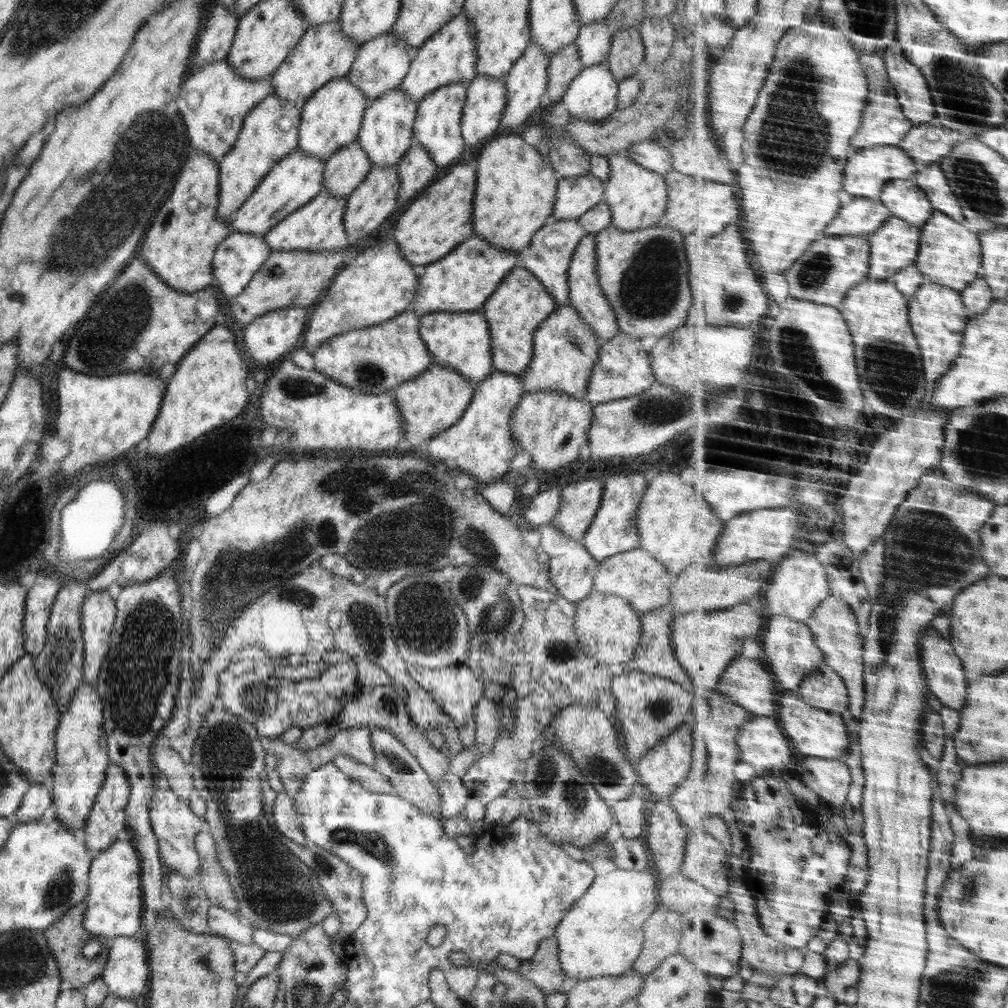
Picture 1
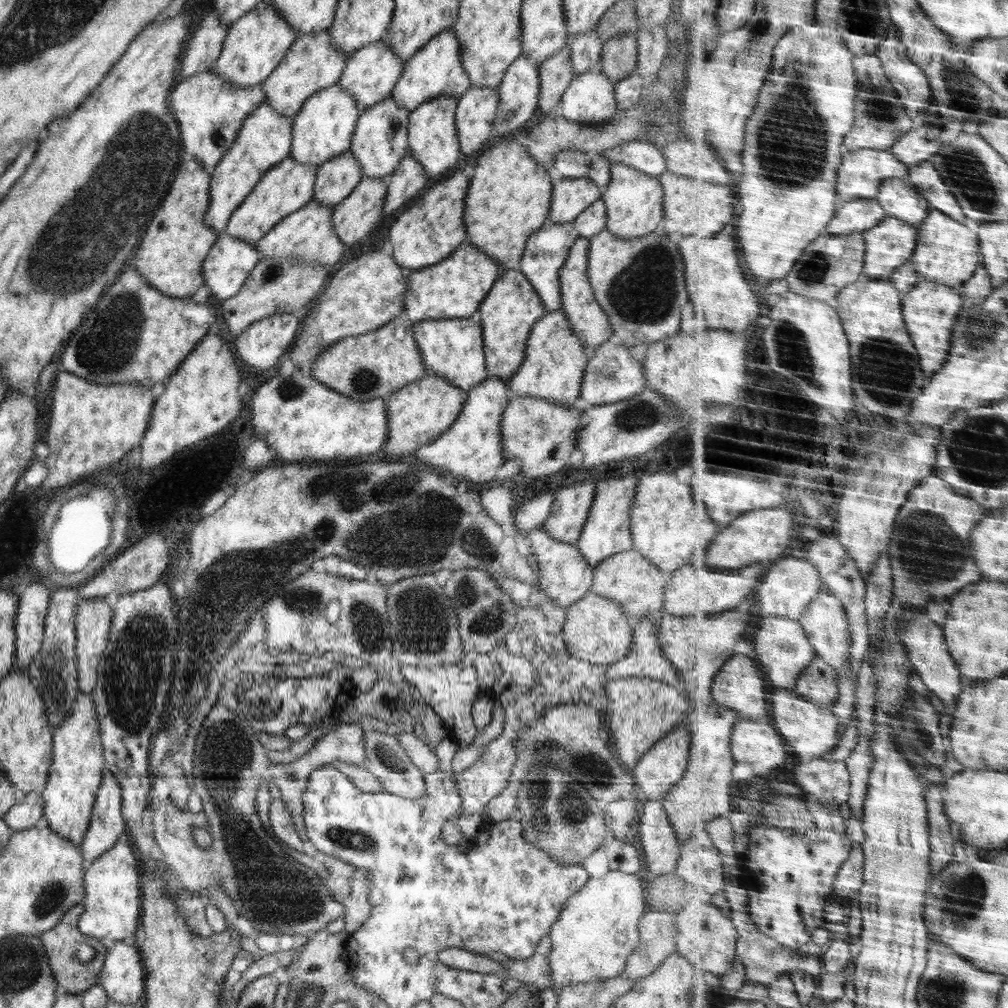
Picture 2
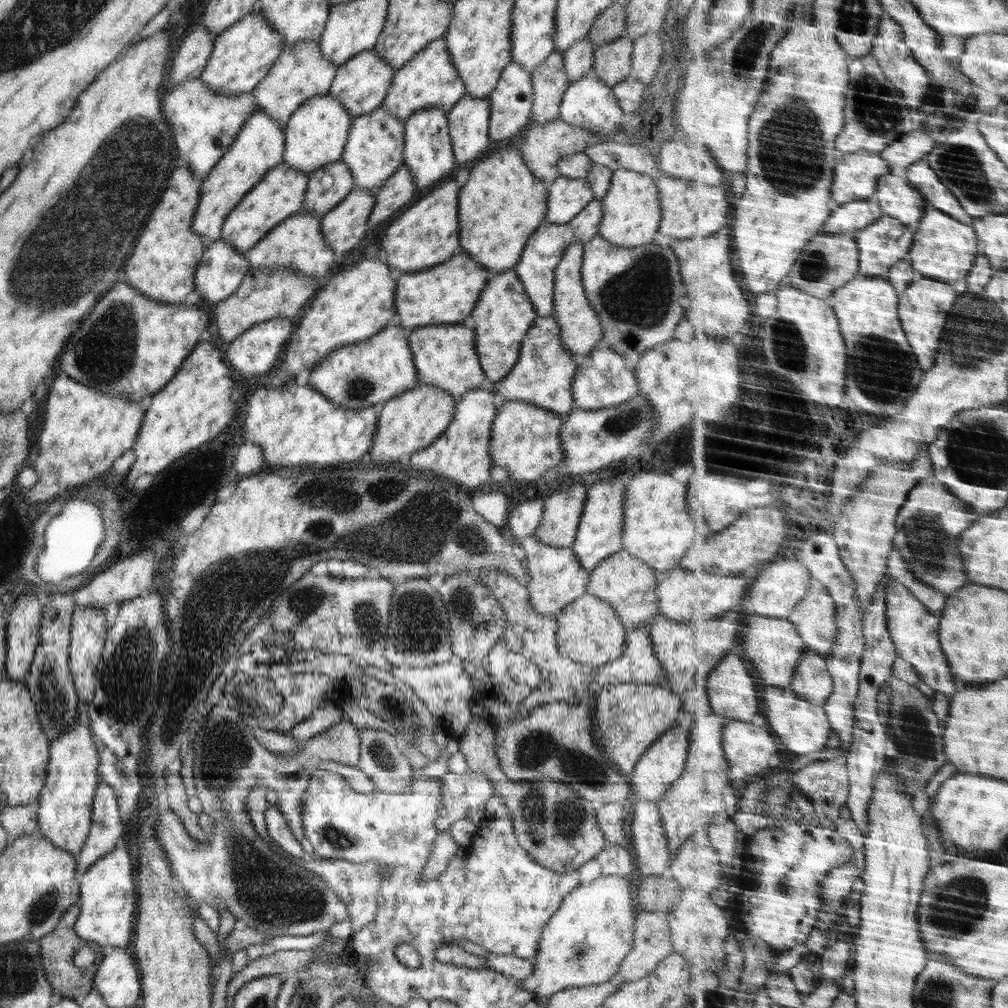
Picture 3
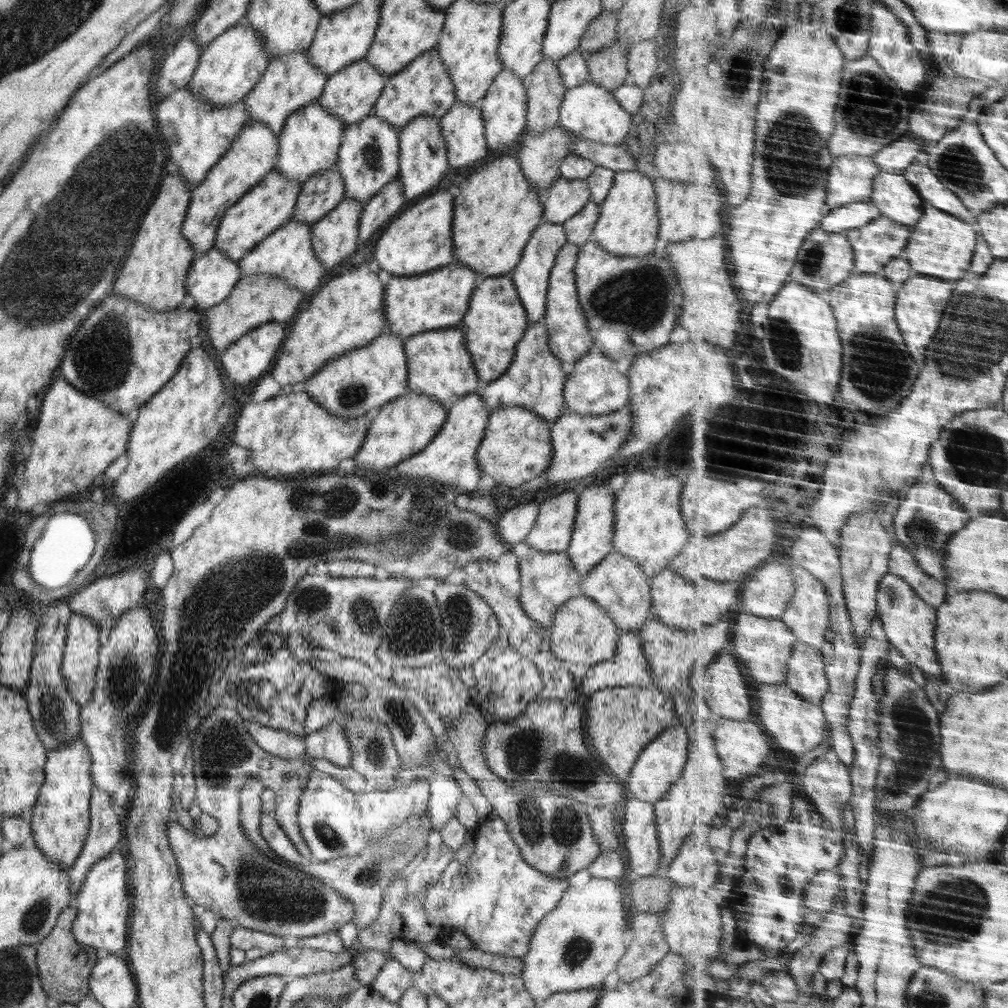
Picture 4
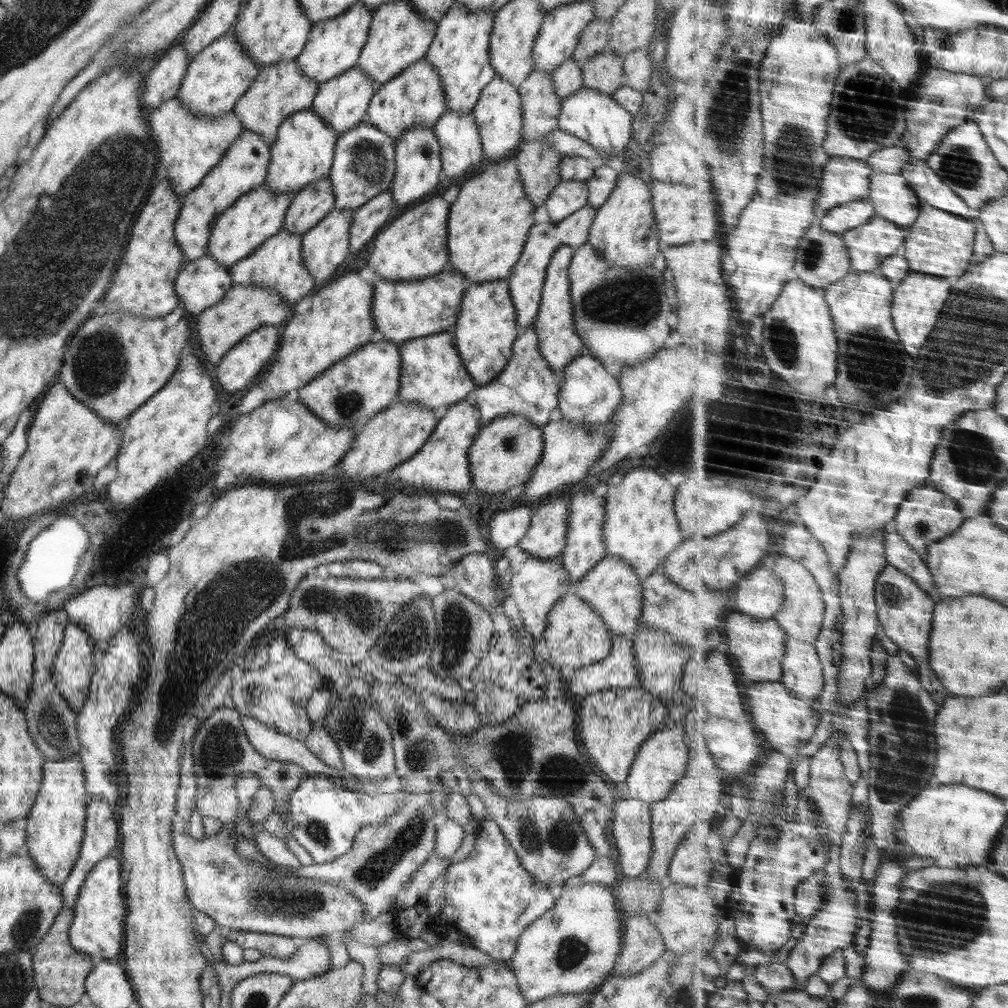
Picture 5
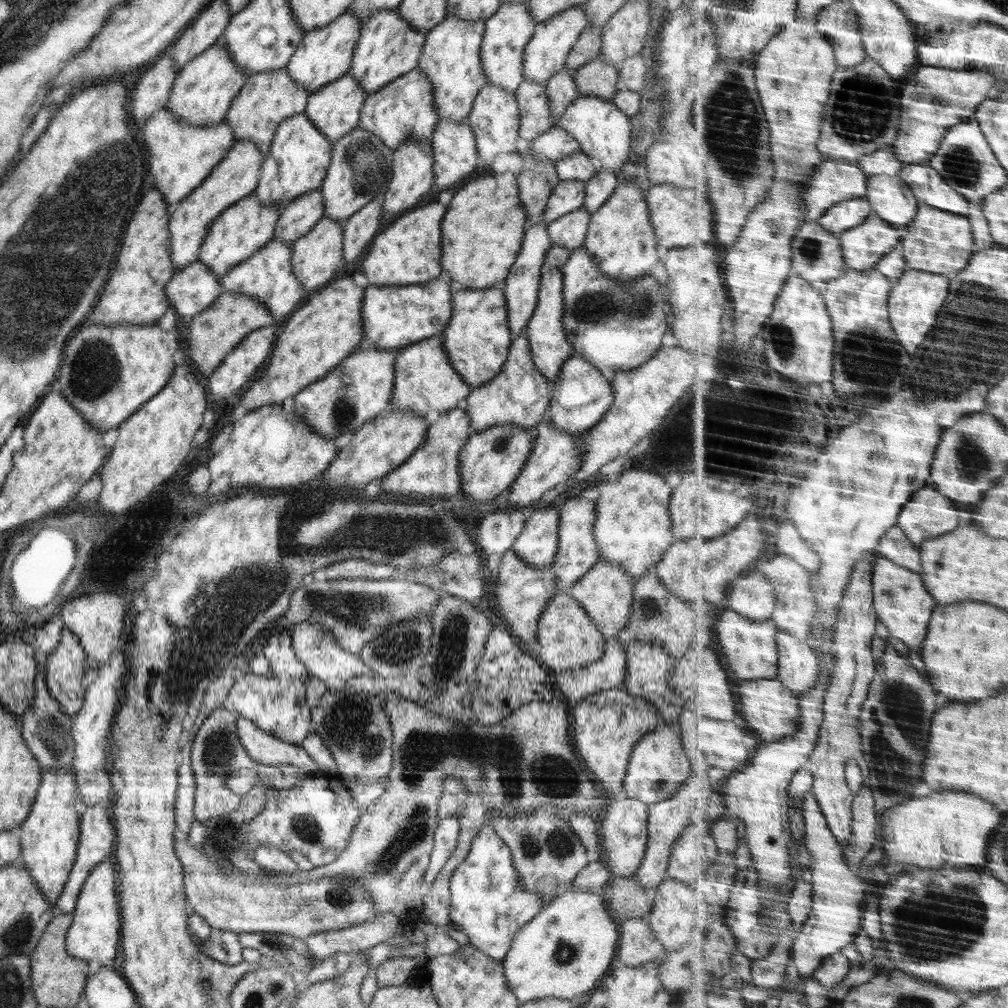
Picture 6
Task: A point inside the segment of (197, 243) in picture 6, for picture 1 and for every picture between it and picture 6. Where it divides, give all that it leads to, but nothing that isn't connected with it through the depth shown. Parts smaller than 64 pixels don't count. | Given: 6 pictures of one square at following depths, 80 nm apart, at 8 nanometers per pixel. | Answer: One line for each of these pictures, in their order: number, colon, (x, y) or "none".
1: (271, 130)
2: (265, 139)
3: (259, 146)
4: (253, 154)
5: (245, 165)

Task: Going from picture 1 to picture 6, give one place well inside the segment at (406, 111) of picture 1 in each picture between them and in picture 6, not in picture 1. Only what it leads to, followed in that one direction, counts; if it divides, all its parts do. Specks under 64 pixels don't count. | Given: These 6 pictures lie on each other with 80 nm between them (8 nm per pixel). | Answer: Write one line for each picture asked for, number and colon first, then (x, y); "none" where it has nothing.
2: (380, 142)
3: (374, 151)
4: (368, 159)
5: (364, 166)
6: (360, 171)

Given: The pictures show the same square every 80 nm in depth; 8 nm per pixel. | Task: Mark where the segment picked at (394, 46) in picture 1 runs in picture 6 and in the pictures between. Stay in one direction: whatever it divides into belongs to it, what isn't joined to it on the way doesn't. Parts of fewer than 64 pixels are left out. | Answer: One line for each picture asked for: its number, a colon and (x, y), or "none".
2: (371, 72)
3: (360, 84)
4: (350, 94)
5: (342, 102)
6: (335, 108)

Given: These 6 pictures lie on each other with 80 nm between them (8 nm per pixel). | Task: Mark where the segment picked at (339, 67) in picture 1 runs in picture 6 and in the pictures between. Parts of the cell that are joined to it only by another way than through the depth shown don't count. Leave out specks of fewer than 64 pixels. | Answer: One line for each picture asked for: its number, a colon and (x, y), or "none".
2: (311, 63)
3: (301, 72)
4: (291, 81)
5: (279, 90)
6: (267, 98)

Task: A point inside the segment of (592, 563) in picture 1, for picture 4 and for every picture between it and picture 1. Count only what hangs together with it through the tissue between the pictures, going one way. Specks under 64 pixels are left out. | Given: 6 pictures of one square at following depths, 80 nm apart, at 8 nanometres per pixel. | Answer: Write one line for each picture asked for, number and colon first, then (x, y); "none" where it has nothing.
2: (565, 576)
3: (554, 578)
4: (548, 579)

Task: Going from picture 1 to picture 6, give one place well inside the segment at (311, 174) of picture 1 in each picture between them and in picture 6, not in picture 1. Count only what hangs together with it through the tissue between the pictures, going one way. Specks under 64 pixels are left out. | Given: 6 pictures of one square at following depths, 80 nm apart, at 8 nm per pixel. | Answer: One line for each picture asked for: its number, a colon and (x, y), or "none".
2: (288, 186)
3: (282, 191)
4: (269, 204)
5: (256, 216)
6: (240, 231)

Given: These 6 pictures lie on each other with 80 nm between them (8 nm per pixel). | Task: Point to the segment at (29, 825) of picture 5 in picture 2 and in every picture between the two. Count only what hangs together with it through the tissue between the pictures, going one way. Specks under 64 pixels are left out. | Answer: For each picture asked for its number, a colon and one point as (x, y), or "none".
2: (78, 763)
3: (64, 806)
4: (60, 820)

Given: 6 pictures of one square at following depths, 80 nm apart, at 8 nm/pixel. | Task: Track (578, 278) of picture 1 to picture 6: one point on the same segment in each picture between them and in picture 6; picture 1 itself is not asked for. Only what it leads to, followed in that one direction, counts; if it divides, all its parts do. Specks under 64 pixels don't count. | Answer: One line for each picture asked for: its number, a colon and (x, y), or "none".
2: (588, 320)
3: (580, 329)
4: (569, 339)
5: (559, 343)
6: (549, 346)

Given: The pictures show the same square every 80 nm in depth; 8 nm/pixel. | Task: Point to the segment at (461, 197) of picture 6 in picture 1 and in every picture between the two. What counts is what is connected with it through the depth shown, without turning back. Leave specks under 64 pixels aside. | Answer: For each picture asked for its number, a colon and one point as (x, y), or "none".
1: (516, 188)
2: (509, 197)
3: (502, 203)
4: (496, 209)
5: (487, 226)

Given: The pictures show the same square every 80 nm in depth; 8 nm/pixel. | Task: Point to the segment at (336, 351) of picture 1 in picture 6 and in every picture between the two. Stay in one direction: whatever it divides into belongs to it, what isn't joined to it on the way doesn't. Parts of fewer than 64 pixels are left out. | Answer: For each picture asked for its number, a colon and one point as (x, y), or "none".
2: (373, 365)
3: (355, 376)
4: (349, 386)
5: (357, 387)
6: (359, 389)

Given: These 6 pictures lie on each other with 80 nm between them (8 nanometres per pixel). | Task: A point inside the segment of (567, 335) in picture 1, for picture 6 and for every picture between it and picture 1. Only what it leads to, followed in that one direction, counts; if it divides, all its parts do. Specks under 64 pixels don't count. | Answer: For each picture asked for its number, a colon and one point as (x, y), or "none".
2: (553, 367)
3: (542, 375)
4: (535, 379)
5: (527, 386)
6: (519, 394)

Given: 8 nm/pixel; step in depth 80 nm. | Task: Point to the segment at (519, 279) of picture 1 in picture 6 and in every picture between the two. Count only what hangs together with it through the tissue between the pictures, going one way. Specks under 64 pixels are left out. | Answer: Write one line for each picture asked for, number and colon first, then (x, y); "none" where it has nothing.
2: (511, 307)
3: (501, 318)
4: (495, 321)
5: (484, 333)
6: (477, 338)

